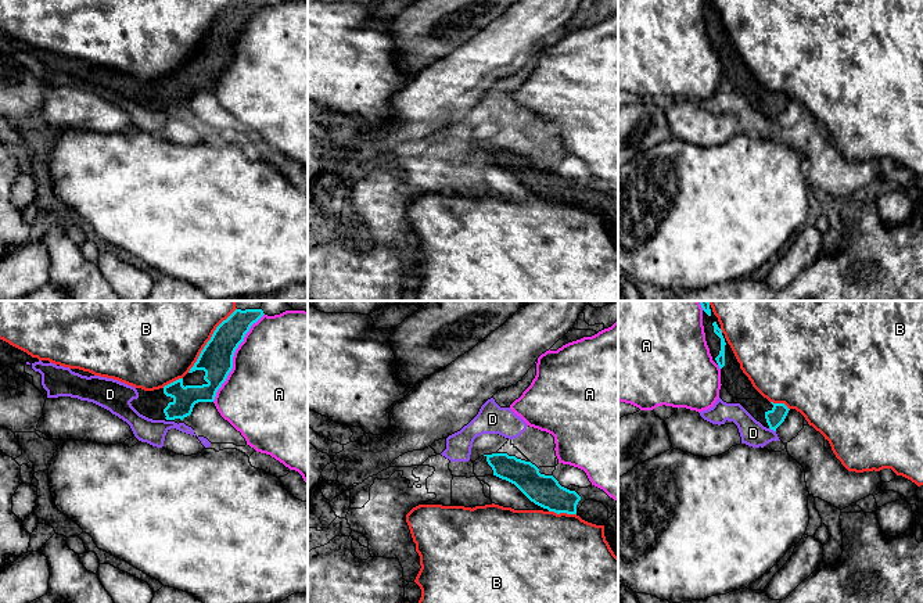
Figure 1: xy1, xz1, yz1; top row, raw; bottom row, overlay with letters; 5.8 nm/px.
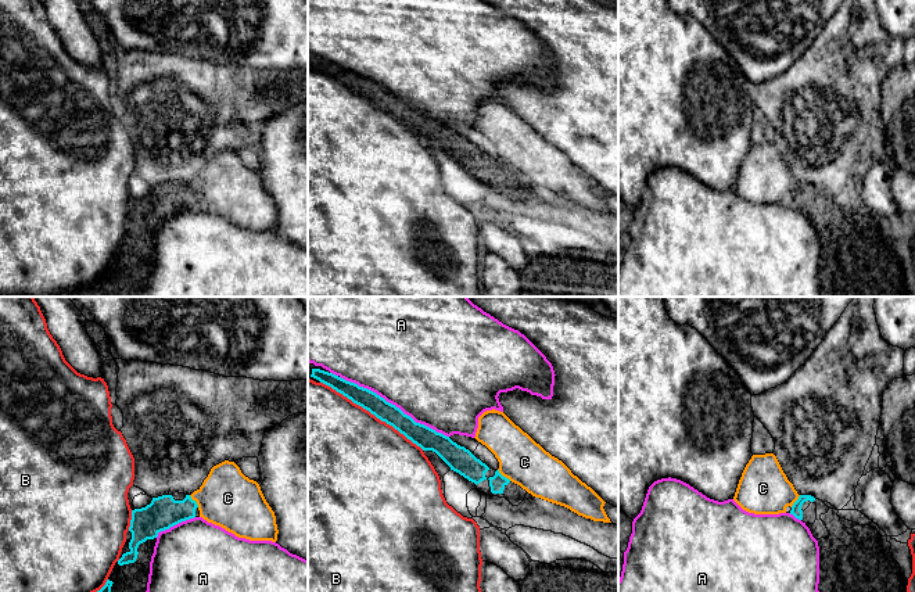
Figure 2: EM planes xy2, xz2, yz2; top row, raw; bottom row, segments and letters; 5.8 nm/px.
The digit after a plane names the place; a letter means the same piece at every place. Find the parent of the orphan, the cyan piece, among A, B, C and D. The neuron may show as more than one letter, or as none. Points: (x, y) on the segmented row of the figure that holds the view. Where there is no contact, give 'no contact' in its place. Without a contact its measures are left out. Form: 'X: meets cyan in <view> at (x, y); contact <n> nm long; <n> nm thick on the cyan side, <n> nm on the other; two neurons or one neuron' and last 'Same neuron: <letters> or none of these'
A: meets cyan in xz2 at (394, 405); contact 700 nm long; 120 nm thick on the cyan side, 500 nm on the other; two neurons
B: meets cyan in xz2 at (372, 413); contact 700 nm long; 120 nm thick on the cyan side, 500 nm on the other; two neurons
C: meets cyan in xz2 at (502, 476); contact 100 nm long; 90 nm thick on the cyan side, 260 nm on the other; two neurons
D: meets cyan in yz1 at (772, 429); contact 50 nm long; 100 nm thick on the cyan side, 150 nm on the other; one neuron
Same neuron: D

